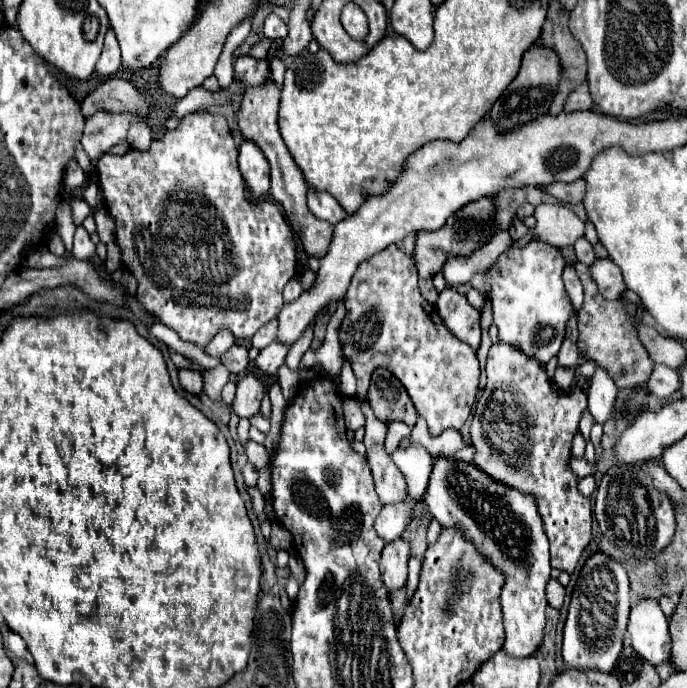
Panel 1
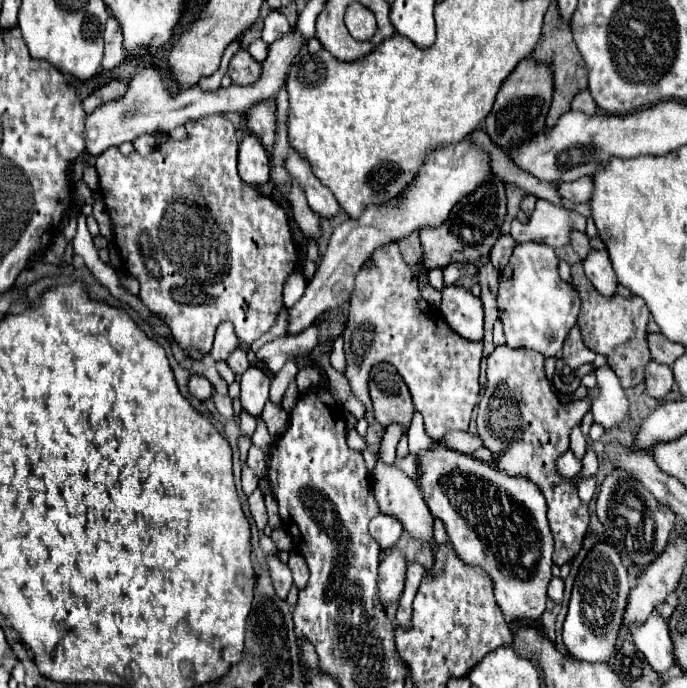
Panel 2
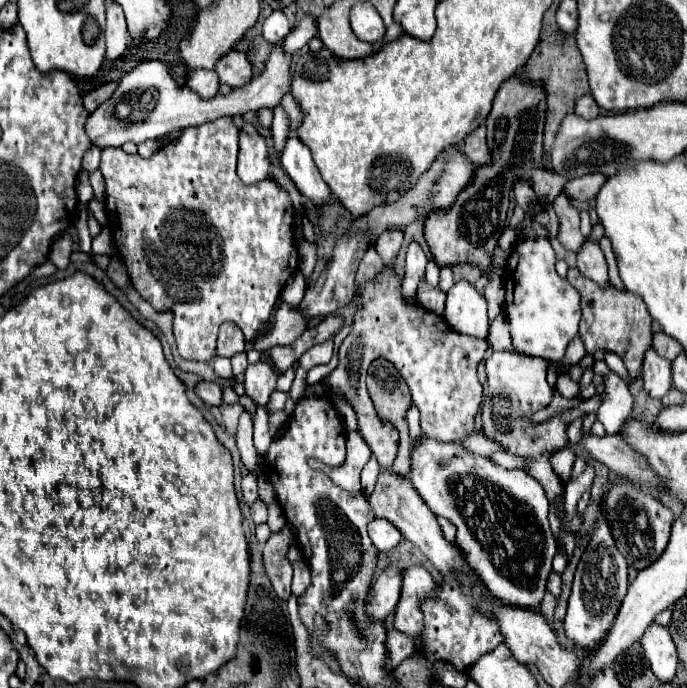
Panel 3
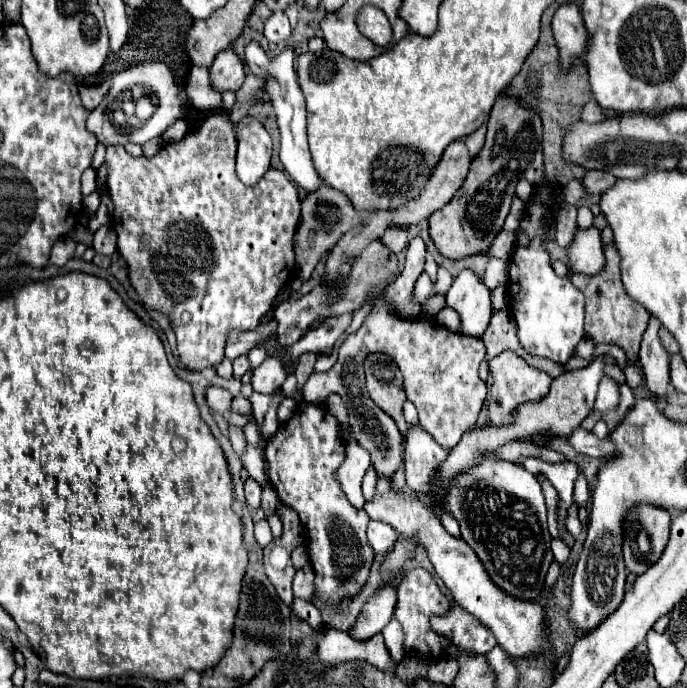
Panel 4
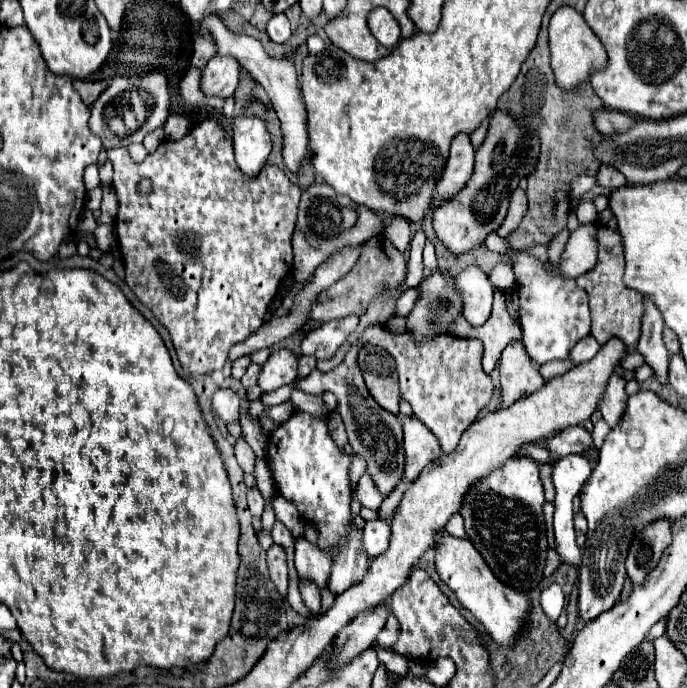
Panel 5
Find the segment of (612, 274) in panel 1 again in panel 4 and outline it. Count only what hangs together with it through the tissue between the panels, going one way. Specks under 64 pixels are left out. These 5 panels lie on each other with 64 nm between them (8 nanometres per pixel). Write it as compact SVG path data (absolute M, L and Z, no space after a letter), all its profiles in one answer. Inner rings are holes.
M578 228L574 240L566 248L568 266L572 274L598 274L604 266L604 252L602 252L602 238L596 228Z

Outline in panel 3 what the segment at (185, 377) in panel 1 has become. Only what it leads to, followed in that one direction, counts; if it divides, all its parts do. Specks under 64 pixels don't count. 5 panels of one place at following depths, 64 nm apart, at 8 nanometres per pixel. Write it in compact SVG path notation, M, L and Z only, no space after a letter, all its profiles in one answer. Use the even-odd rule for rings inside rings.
M200 382L196 386L196 392L198 396L208 404L208 406L222 406L224 398L222 398L222 388L218 384L212 384L212 382Z

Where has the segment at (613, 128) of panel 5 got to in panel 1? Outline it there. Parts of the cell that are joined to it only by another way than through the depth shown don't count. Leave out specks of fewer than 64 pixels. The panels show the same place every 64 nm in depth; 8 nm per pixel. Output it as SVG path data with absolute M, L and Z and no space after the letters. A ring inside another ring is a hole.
M582 84L568 96L568 102L564 106L564 112L576 112L576 110L590 110L592 108L592 98L588 94L588 84Z

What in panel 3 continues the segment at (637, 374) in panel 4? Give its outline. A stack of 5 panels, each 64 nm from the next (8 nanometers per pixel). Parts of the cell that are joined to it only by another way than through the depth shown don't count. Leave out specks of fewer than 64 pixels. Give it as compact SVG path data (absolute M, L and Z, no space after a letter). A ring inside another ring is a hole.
M606 352L604 361L608 367L616 372L628 385L632 383L628 371L619 356L614 353Z

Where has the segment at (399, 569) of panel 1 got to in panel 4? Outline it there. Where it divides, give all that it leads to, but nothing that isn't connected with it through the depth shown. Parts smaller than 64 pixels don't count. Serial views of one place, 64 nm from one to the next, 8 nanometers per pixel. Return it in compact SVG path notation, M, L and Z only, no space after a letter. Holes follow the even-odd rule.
M388 584L372 594L372 598L362 606L360 614L356 616L354 624L348 630L348 636L354 642L366 642L390 622L392 612L396 604L396 588L394 584Z

